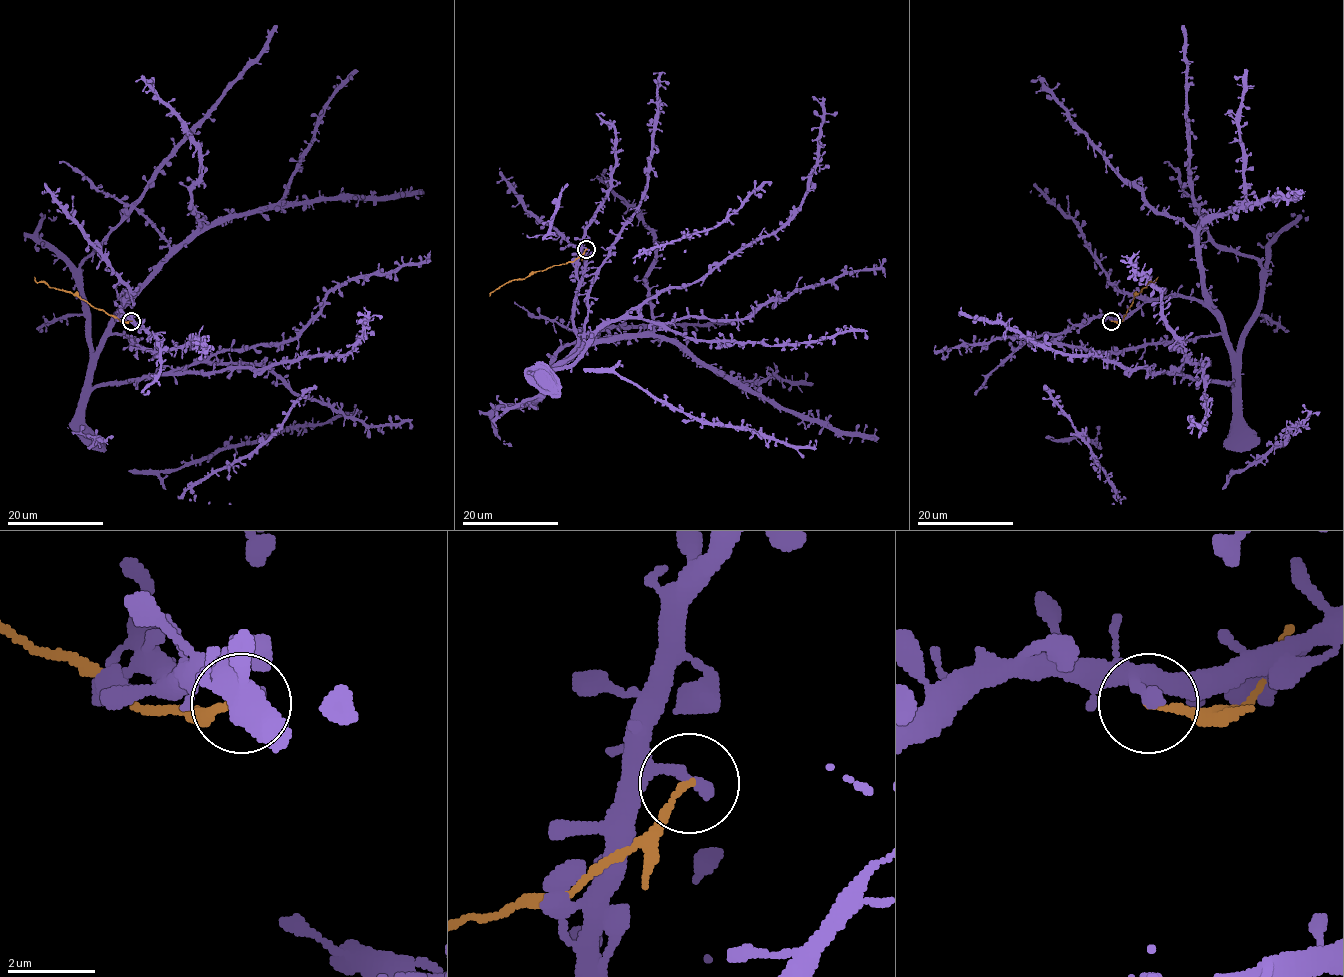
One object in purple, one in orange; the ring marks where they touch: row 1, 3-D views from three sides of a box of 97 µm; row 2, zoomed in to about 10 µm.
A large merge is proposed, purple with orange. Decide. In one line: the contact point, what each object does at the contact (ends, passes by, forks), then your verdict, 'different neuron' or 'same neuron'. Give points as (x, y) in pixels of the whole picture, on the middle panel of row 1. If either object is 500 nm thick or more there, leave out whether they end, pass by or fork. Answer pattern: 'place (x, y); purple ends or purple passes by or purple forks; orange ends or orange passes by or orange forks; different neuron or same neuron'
place (586, 249); purple ends; orange ends; different neuron

